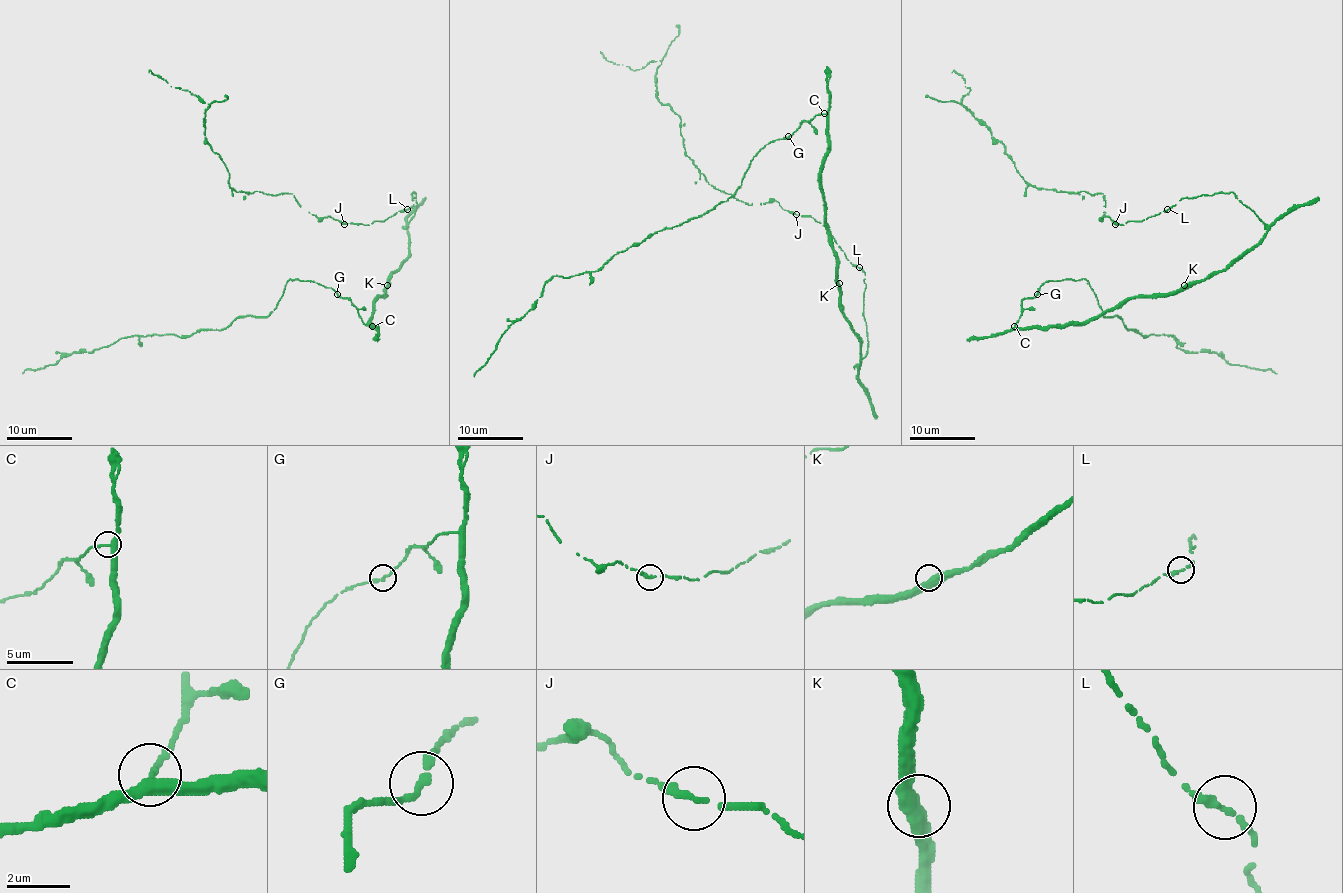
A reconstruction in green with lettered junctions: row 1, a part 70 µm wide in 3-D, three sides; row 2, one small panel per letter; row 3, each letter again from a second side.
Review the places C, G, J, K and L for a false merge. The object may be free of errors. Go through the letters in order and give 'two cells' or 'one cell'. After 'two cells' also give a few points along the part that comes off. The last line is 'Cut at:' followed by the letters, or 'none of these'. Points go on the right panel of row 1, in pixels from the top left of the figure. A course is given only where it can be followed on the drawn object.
C: one cell
G: one cell
J: one cell
K: one cell
L: one cell
Cut at: none of these

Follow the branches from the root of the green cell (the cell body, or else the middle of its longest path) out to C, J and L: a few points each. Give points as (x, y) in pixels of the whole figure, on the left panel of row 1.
C: (386, 288), (374, 303), (374, 313), (369, 319), (376, 327), (372, 326)
J: (386, 288), (409, 257), (407, 224), (415, 212), (415, 192), (414, 205), (384, 220), (344, 224)
L: (386, 288), (387, 280), (409, 257), (407, 224), (415, 212), (415, 192), (412, 194), (414, 205), (407, 209)

